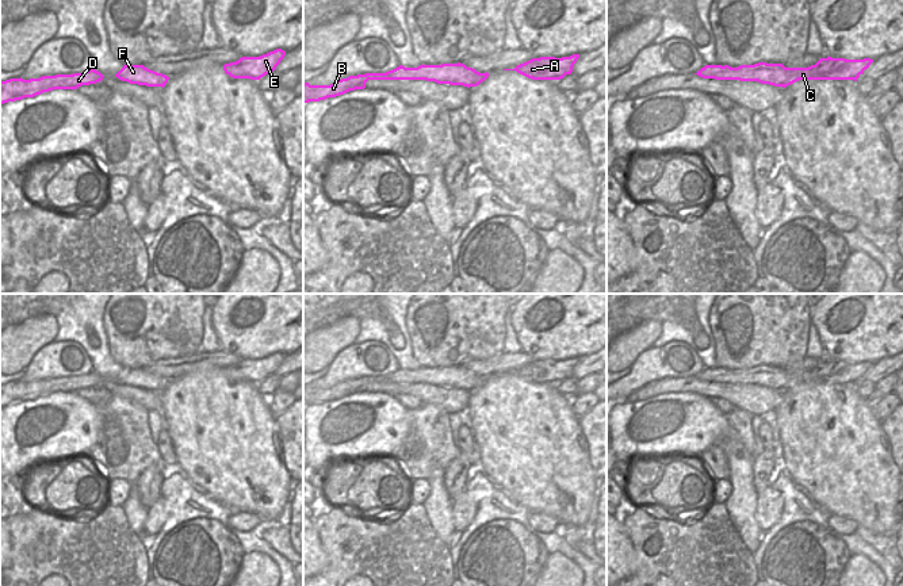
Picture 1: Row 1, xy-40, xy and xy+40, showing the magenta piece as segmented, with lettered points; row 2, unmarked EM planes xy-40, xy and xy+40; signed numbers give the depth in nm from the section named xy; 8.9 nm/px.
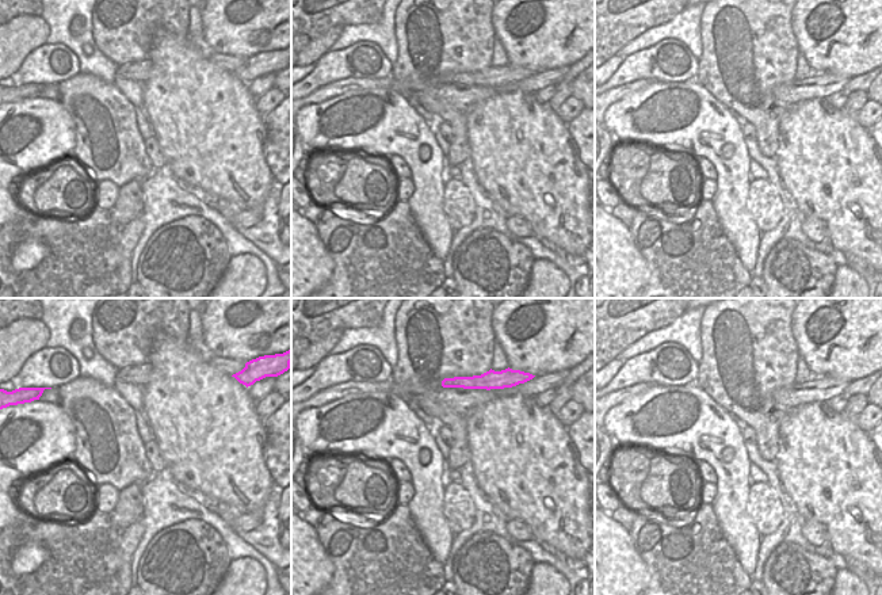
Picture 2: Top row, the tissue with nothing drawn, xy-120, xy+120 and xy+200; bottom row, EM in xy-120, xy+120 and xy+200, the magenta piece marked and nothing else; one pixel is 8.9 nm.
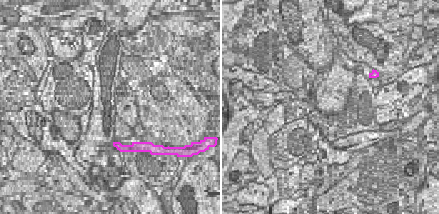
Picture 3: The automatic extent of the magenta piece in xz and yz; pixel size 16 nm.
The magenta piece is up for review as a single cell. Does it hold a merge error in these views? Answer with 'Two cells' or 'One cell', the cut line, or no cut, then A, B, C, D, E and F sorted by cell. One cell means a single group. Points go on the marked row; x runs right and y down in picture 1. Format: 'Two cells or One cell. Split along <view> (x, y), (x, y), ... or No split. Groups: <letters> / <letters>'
One cell. No split. Groups: A B C D E F

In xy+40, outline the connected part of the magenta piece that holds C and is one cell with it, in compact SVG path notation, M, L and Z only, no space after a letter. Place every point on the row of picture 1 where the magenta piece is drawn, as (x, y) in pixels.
M820 58L808 68L785 68L783 64L758 62L754 65L705 65L697 73L703 78L758 81L774 87L788 87L799 80L854 80L873 62L871 58Z

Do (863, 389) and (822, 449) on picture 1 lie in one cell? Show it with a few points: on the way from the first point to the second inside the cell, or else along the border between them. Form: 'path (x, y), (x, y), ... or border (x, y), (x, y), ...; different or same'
border (856, 385), (857, 393), (868, 401); different

